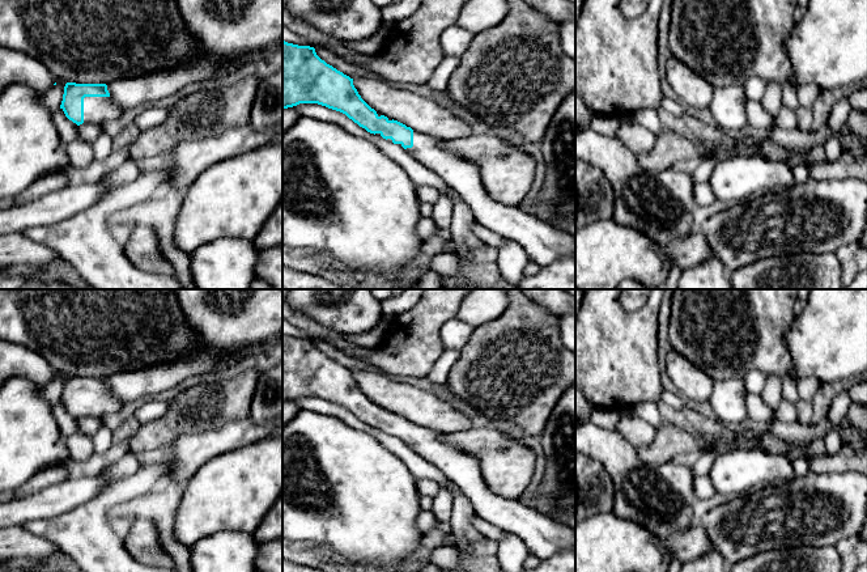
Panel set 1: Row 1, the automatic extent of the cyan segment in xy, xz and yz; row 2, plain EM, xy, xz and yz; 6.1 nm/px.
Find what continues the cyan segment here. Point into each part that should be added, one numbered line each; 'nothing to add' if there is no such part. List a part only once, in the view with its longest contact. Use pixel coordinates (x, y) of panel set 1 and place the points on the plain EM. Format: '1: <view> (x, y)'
1: xy (100, 403)

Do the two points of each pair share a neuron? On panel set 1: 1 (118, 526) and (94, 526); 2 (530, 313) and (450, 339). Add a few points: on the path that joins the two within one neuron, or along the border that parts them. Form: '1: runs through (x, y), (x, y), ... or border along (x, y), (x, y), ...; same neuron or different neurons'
1: border along (110, 518), (113, 530), (122, 539); different neurons
2: border along (475, 329), (471, 338), (459, 350); different neurons

